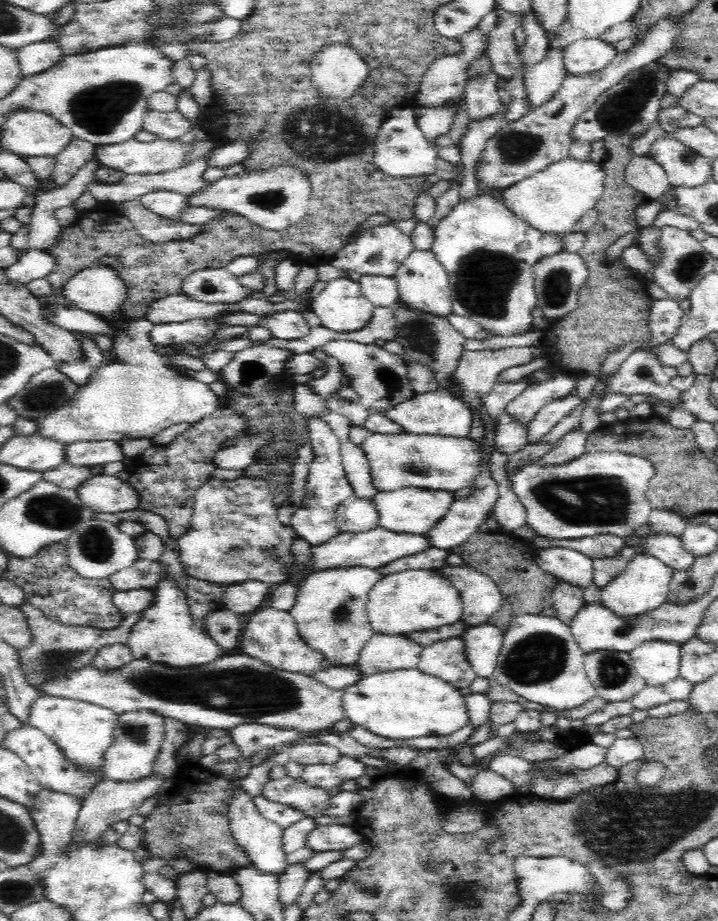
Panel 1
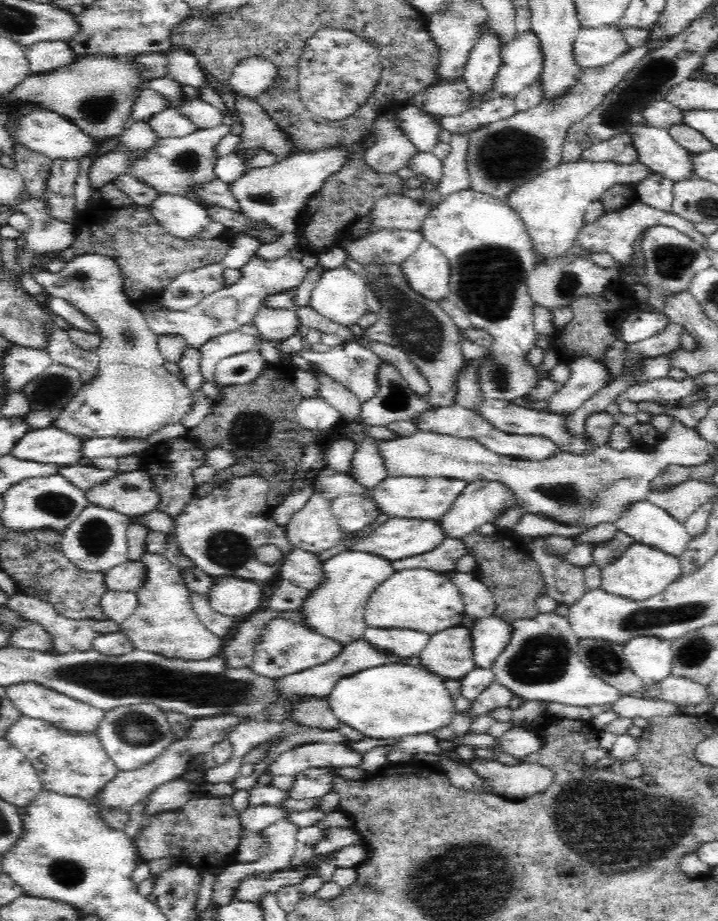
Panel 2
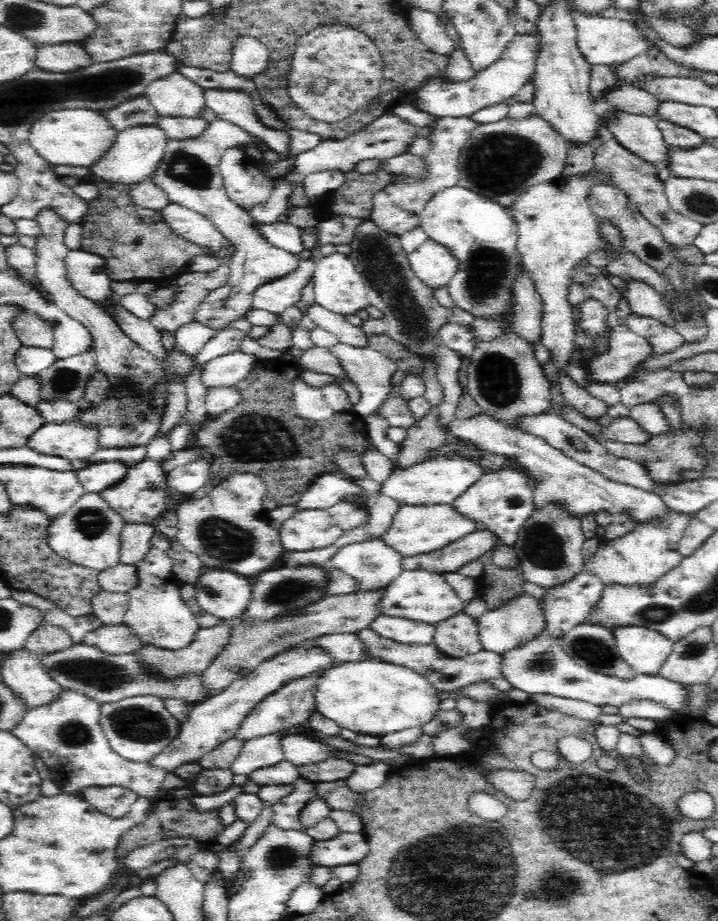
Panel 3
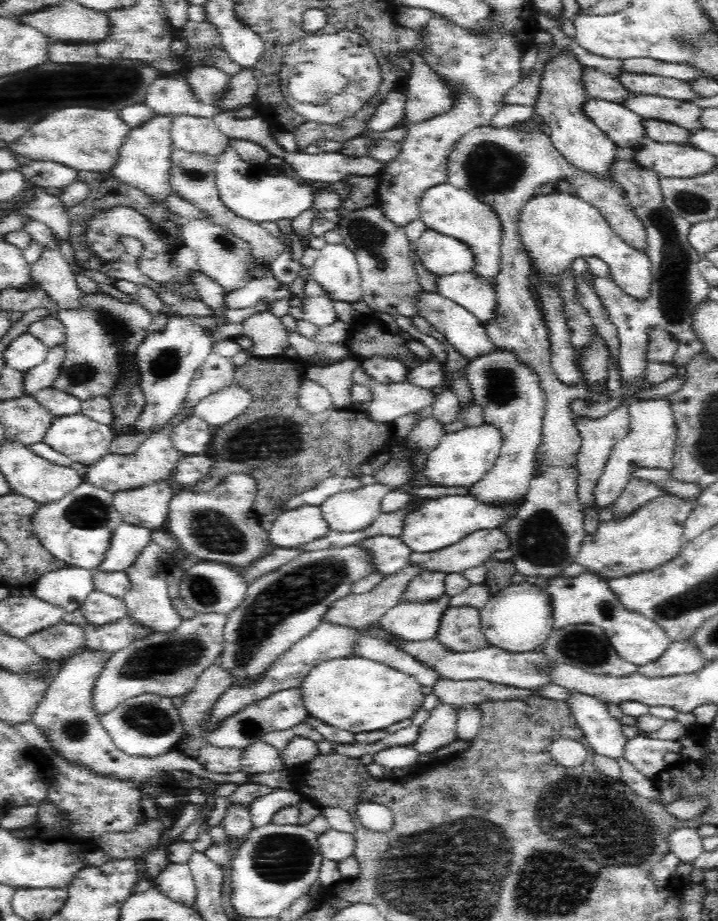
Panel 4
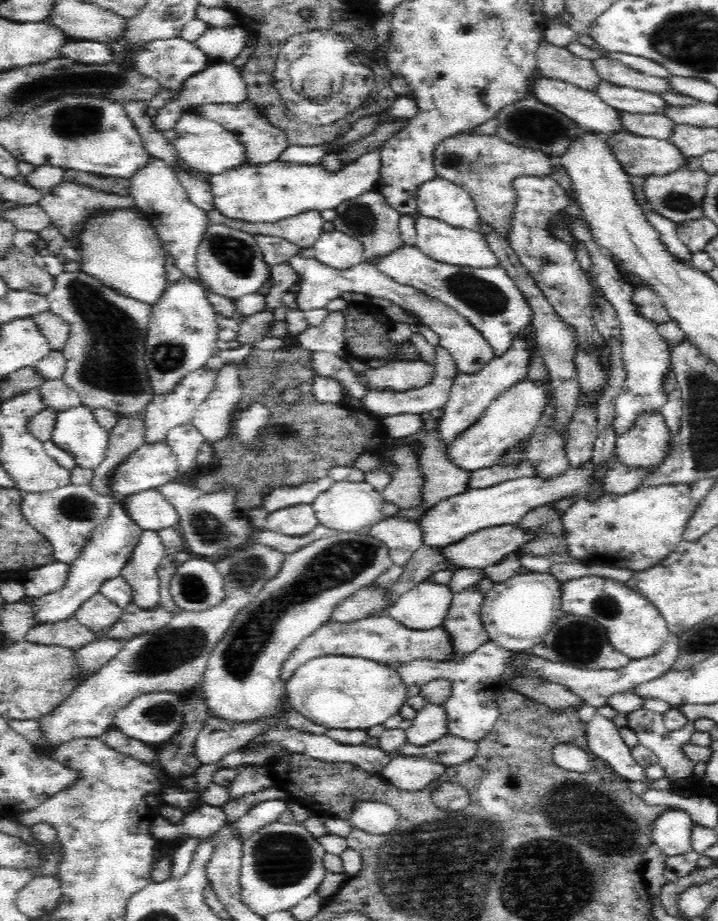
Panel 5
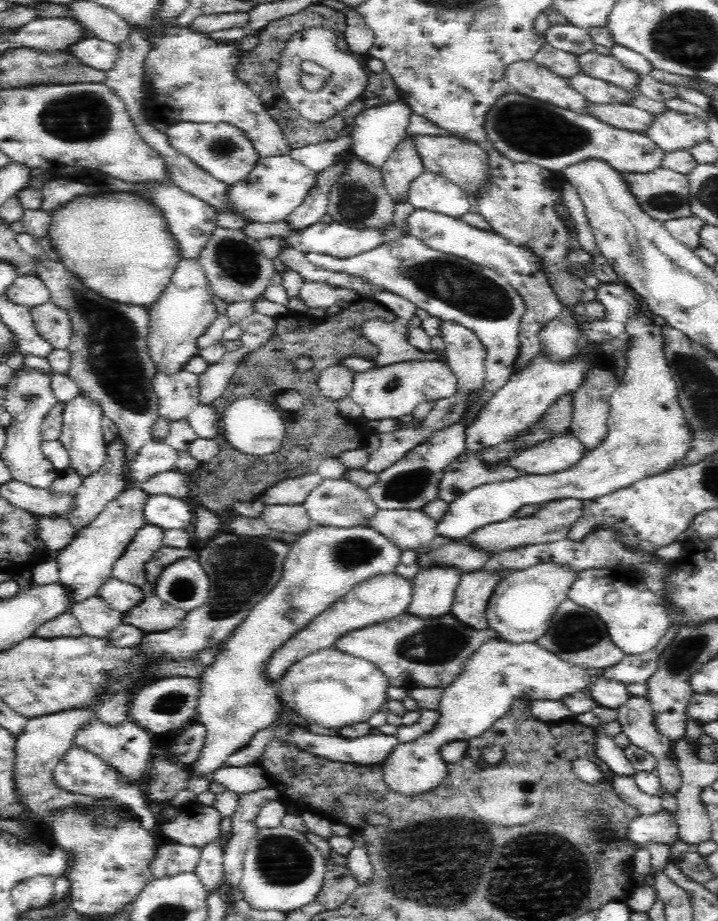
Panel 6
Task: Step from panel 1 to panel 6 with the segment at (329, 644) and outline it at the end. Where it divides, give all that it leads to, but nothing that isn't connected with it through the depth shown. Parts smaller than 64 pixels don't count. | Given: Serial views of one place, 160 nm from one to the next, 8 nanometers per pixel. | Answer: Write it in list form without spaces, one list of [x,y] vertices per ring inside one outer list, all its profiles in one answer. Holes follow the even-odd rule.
[[[379,509],[368,526],[389,538],[400,550],[416,550],[435,537],[436,521],[421,509]]]

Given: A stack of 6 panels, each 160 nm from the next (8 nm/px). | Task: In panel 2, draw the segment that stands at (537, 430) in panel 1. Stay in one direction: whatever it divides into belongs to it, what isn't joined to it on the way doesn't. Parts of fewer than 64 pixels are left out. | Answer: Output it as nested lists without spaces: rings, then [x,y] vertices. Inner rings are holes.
[[[588,357],[566,360],[564,367],[570,373],[569,379],[560,392],[547,400],[545,410],[548,414],[567,417],[606,386],[610,372],[603,362]]]

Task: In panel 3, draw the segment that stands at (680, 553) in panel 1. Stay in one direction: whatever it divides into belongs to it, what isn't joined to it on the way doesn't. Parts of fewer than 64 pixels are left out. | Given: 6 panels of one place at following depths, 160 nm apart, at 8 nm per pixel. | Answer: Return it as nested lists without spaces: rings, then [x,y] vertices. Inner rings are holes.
[[[478,413],[469,417],[454,417],[446,426],[445,432],[450,438],[459,438],[459,440],[466,440],[472,445],[478,446],[482,450],[494,454],[501,454],[506,458],[516,461],[521,466],[525,466],[537,477],[537,485],[533,487],[533,503],[535,512],[548,509],[551,505],[561,506],[563,510],[570,517],[578,521],[584,518],[597,516],[601,512],[618,516],[618,514],[625,514],[629,516],[635,525],[645,526],[654,525],[660,528],[664,524],[666,516],[672,512],[672,509],[664,502],[664,499],[656,492],[647,491],[640,487],[635,487],[626,483],[612,481],[602,475],[600,472],[593,470],[585,465],[580,465],[573,458],[566,456],[562,451],[550,446],[544,439],[538,438],[533,434],[508,427],[500,421],[490,417],[486,413]]]

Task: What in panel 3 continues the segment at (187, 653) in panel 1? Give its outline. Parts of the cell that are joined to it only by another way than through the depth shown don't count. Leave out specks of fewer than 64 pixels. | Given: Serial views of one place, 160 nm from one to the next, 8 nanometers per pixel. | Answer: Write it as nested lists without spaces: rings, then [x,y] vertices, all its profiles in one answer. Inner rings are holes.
[[[151,548],[140,562],[137,562],[138,586],[129,592],[129,606],[123,623],[139,638],[143,646],[162,650],[184,650],[197,638],[201,626],[194,611],[186,605],[182,593],[182,581],[172,572],[172,559],[166,551]]]

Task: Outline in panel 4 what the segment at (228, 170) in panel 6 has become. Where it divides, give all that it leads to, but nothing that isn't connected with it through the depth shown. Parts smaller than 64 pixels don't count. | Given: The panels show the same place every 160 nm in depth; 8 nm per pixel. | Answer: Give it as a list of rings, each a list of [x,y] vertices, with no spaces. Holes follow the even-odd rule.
[[[187,114],[175,116],[171,120],[170,137],[176,148],[216,156],[231,140],[216,126],[213,119],[198,118]]]

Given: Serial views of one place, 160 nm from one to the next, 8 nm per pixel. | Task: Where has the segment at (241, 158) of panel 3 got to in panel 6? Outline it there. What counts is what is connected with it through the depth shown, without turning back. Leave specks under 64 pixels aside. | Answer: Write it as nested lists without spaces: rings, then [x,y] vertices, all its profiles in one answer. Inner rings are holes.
[[[402,98],[388,104],[362,110],[356,116],[354,128],[350,134],[353,140],[352,151],[366,164],[380,170],[381,166],[386,162],[387,156],[394,150],[394,147],[407,136],[406,128],[410,124],[412,113],[412,107]],[[289,154],[259,158],[248,175],[228,185],[228,205],[232,213],[238,213],[247,223],[285,221],[318,185],[318,174],[318,171],[290,158]]]

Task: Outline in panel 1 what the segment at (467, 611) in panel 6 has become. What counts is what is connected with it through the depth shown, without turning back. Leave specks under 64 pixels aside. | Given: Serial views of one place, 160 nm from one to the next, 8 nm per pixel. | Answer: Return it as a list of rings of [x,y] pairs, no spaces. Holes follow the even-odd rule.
[[[461,638],[436,642],[423,649],[418,668],[424,674],[441,678],[456,689],[470,688],[478,677],[463,651]]]

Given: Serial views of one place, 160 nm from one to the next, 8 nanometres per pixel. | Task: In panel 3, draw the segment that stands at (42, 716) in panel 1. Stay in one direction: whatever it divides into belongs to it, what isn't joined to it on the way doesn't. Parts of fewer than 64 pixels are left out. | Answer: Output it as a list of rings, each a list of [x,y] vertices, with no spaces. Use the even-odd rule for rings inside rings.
[[[27,649],[6,653],[2,661],[1,678],[6,689],[28,710],[56,703],[65,694],[58,683],[52,681],[50,675],[38,665],[34,653]]]

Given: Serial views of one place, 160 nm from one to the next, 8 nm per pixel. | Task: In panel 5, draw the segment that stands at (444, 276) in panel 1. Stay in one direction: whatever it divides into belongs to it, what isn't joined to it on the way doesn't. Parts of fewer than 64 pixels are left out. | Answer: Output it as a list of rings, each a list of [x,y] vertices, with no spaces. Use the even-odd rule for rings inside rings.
[[[422,217],[417,219],[417,248],[427,258],[435,262],[472,269],[486,269],[499,266],[499,261],[490,249],[485,237],[472,231],[454,228],[436,219]]]

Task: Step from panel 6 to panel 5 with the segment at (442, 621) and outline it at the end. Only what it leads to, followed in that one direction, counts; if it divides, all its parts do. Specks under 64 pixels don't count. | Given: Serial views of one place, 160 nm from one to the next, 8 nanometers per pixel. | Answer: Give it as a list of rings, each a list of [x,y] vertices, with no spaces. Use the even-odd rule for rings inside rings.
[[[385,612],[348,622],[330,619],[324,623],[324,626],[315,630],[314,634],[302,640],[290,653],[290,656],[284,661],[282,671],[280,671],[280,679],[282,679],[282,683],[288,683],[298,668],[305,666],[306,662],[322,656],[338,655],[367,658],[392,667],[394,661],[409,661],[417,658],[446,661],[452,654],[454,654],[453,648],[443,626],[422,631],[410,630],[398,624]]]

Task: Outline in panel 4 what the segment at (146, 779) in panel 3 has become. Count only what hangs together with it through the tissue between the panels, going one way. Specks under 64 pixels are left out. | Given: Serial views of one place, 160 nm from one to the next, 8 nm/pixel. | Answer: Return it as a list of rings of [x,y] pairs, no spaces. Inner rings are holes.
[[[86,649],[86,653],[76,654],[74,658],[68,657],[66,659],[66,667],[60,670],[58,676],[49,683],[50,686],[47,687],[46,694],[42,696],[42,700],[38,702],[38,706],[35,707],[34,715],[30,717],[30,721],[31,724],[46,737],[50,749],[53,749],[60,758],[70,762],[72,765],[80,765],[87,768],[95,777],[112,777],[117,778],[119,781],[136,785],[142,793],[142,802],[140,802],[142,813],[149,818],[158,818],[161,813],[155,798],[160,793],[157,788],[158,784],[160,784],[160,778],[162,778],[166,772],[186,770],[203,779],[207,779],[207,783],[212,785],[221,782],[231,782],[238,786],[247,782],[247,776],[249,774],[244,774],[244,772],[240,771],[232,774],[216,774],[216,772],[210,772],[206,770],[197,759],[190,757],[190,755],[183,754],[183,752],[176,750],[176,748],[170,750],[167,754],[154,758],[135,757],[122,753],[122,750],[116,747],[116,744],[104,729],[101,723],[101,714],[98,713],[96,704],[94,703],[95,683],[98,681],[100,674],[102,674],[102,670],[104,670],[103,660],[106,658],[106,654],[106,652],[102,652],[101,650]],[[147,783],[153,784],[153,788],[156,788],[150,794],[145,794],[145,790],[141,790]]]

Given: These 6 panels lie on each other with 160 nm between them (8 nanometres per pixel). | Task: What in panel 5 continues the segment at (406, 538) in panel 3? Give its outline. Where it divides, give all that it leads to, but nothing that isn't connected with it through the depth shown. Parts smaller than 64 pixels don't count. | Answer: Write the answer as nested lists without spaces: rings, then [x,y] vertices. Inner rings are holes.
[[[592,463],[582,469],[571,470],[558,478],[536,479],[534,476],[514,478],[500,482],[496,486],[484,490],[465,490],[463,493],[449,496],[427,510],[419,520],[419,529],[422,531],[423,544],[431,549],[444,548],[445,546],[460,542],[466,535],[497,526],[517,524],[529,510],[545,502],[557,501],[564,497],[587,495],[589,486],[595,481]]]

